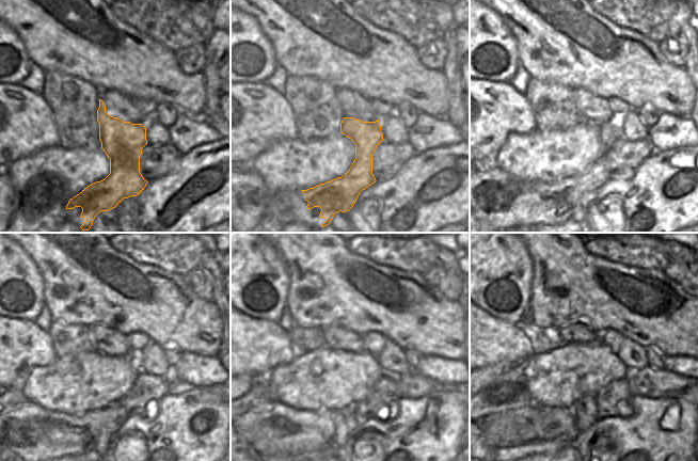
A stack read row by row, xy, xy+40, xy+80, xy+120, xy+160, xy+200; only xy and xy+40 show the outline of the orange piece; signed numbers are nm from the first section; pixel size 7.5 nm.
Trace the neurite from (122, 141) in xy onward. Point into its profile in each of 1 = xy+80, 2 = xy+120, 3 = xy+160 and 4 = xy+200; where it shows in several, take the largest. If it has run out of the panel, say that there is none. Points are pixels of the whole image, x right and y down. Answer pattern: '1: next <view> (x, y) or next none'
1: next xy+80 (566, 193)
2: next xy+120 (84, 430)
3: next xy+160 (319, 428)
4: next xy+200 (559, 425)

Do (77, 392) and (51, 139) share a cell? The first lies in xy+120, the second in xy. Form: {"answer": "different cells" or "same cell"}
{"answer": "different cells"}

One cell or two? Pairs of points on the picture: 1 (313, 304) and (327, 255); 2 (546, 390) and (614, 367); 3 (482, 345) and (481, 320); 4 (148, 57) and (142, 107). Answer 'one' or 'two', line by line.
1: one
2: one
3: one
4: two

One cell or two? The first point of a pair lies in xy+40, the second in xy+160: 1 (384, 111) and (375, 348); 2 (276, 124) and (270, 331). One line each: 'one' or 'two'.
1: one
2: one

